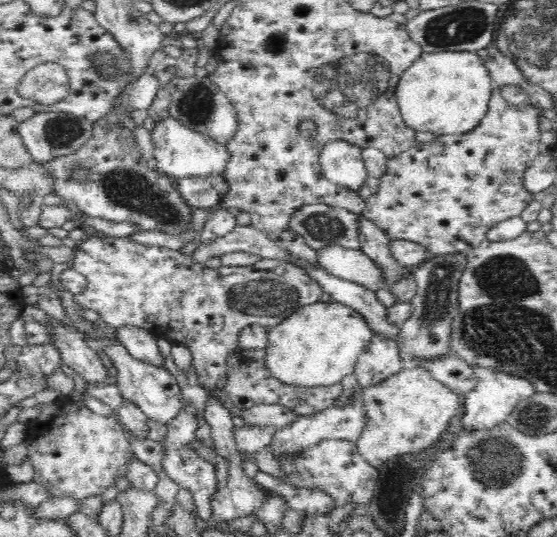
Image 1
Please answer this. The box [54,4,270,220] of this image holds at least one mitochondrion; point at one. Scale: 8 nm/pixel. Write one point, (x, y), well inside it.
(98, 68)

